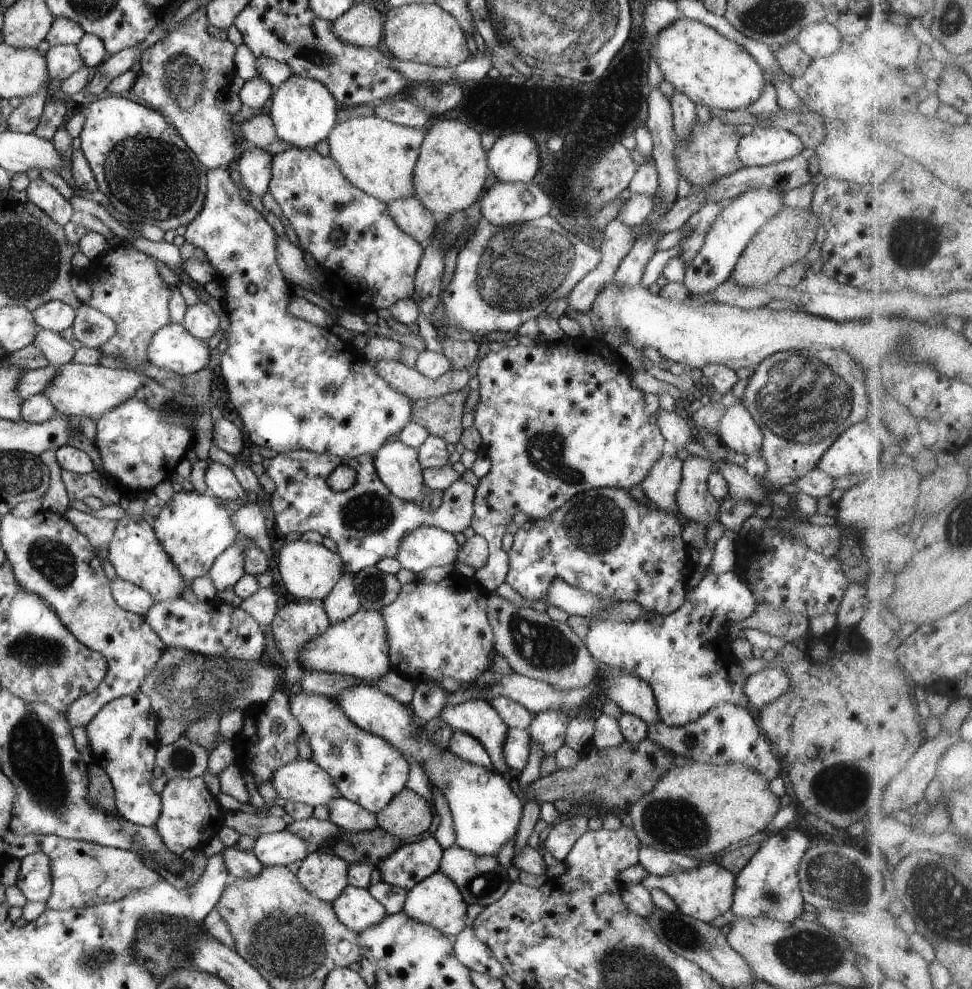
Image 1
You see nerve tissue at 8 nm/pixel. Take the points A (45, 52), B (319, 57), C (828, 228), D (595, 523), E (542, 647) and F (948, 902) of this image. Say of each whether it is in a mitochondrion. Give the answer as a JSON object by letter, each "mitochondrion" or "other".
{"A":"other","B":"mitochondrion","C":"other","D":"mitochondrion","E":"mitochondrion","F":"mitochondrion"}

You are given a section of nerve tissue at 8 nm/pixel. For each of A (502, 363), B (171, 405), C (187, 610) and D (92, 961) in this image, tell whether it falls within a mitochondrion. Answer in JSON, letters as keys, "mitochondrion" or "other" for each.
{"A":"other","B":"mitochondrion","C":"other","D":"mitochondrion"}

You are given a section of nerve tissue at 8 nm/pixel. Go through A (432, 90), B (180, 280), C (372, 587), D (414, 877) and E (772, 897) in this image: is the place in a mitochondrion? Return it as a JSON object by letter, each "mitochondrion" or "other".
{"A":"mitochondrion","B":"other","C":"mitochondrion","D":"other","E":"mitochondrion"}

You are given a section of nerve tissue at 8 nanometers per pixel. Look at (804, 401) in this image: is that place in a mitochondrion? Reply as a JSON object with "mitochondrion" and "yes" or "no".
{"mitochondrion":"yes"}

